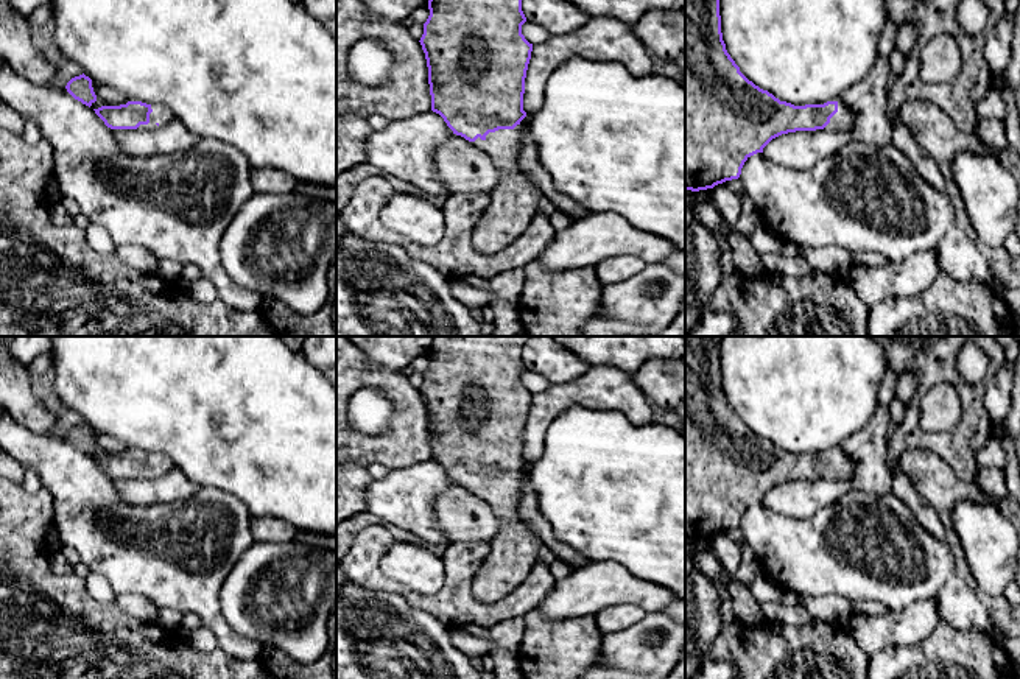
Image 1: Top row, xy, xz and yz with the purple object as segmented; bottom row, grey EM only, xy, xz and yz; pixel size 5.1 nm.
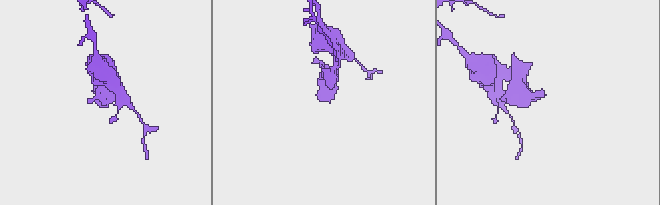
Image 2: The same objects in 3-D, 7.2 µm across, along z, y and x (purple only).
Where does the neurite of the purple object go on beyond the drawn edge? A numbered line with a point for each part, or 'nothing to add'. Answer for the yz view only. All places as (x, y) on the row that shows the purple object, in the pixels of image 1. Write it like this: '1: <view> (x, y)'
1: yz (843, 120)

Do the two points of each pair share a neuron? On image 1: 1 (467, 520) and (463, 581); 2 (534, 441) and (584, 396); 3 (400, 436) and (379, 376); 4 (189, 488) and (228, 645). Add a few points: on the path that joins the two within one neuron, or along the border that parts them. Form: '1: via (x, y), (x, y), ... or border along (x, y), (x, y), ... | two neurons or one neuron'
1: border along (450, 541), (486, 541), (489, 544) | two neurons
2: via (536, 425), (564, 396), (569, 396) | one neuron
3: via (402, 421), (402, 399), (394, 391) | one neuron
4: border along (200, 488), (189, 497), (154, 505) | two neurons

